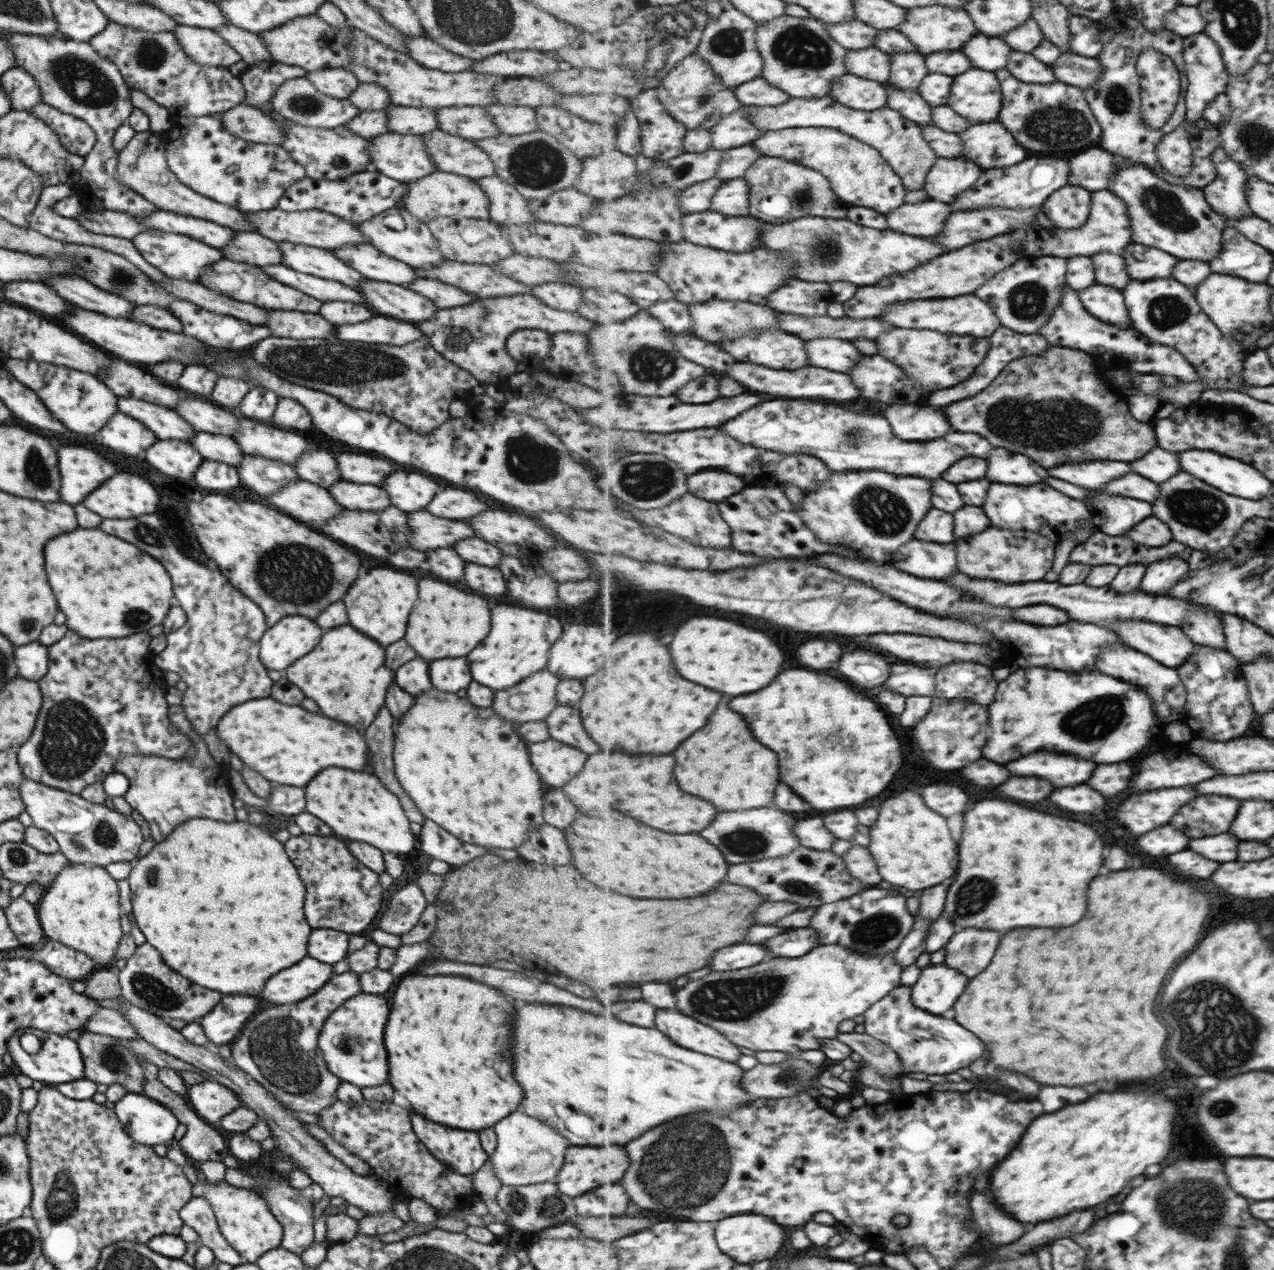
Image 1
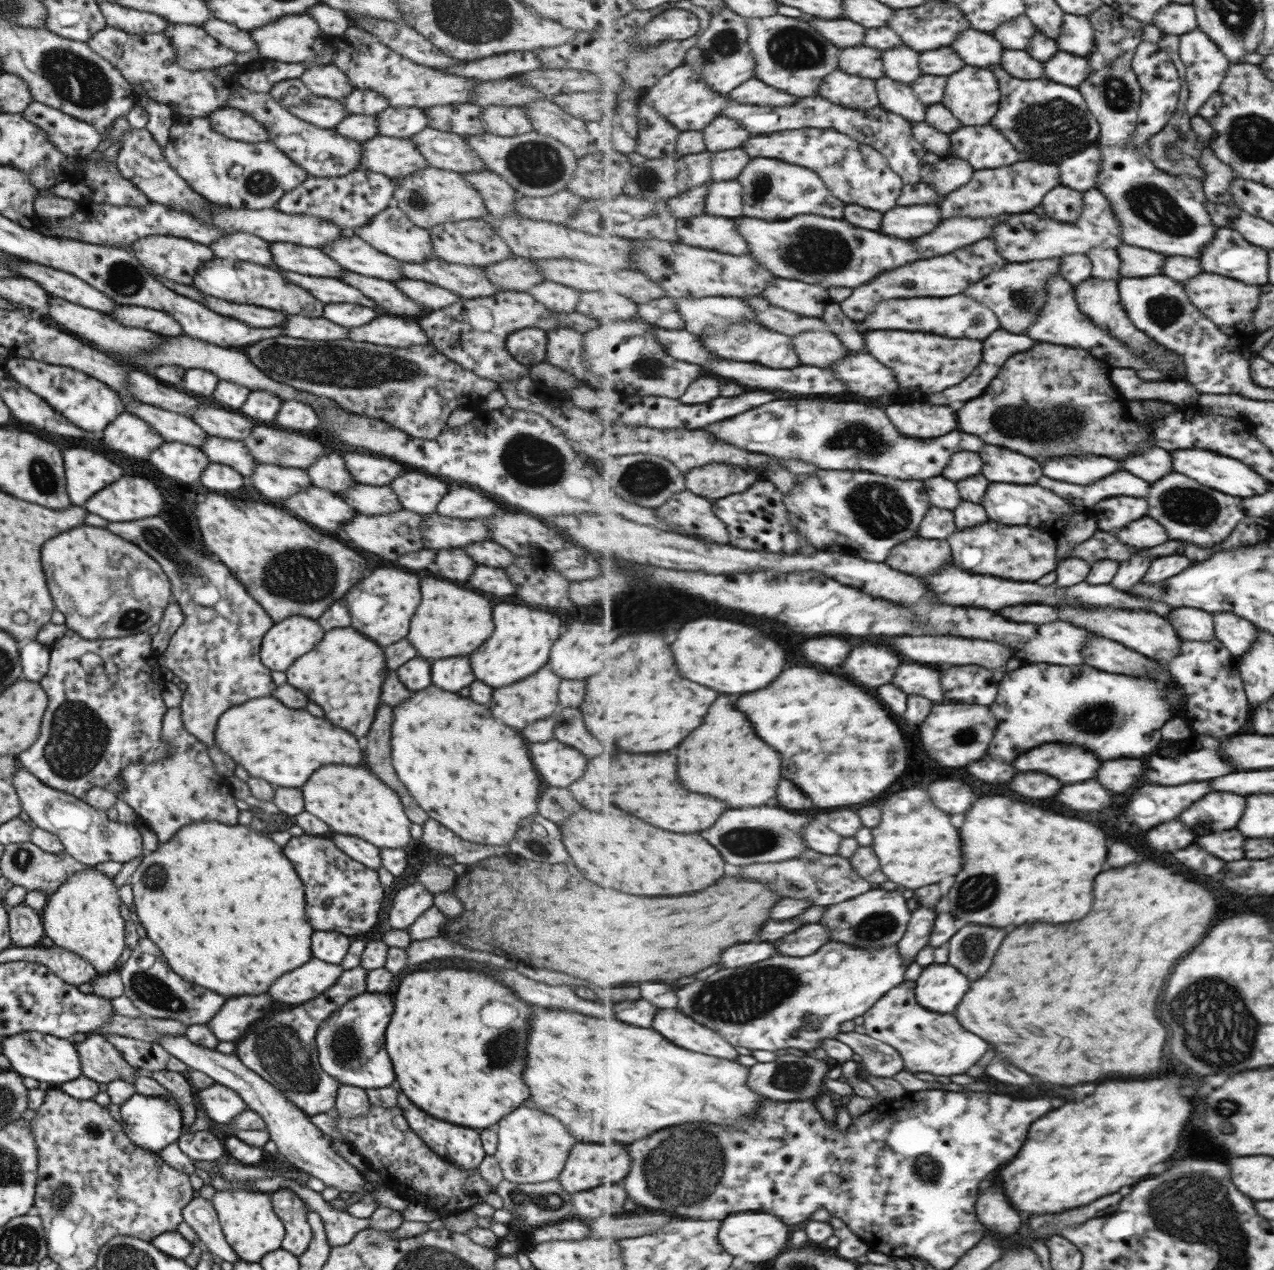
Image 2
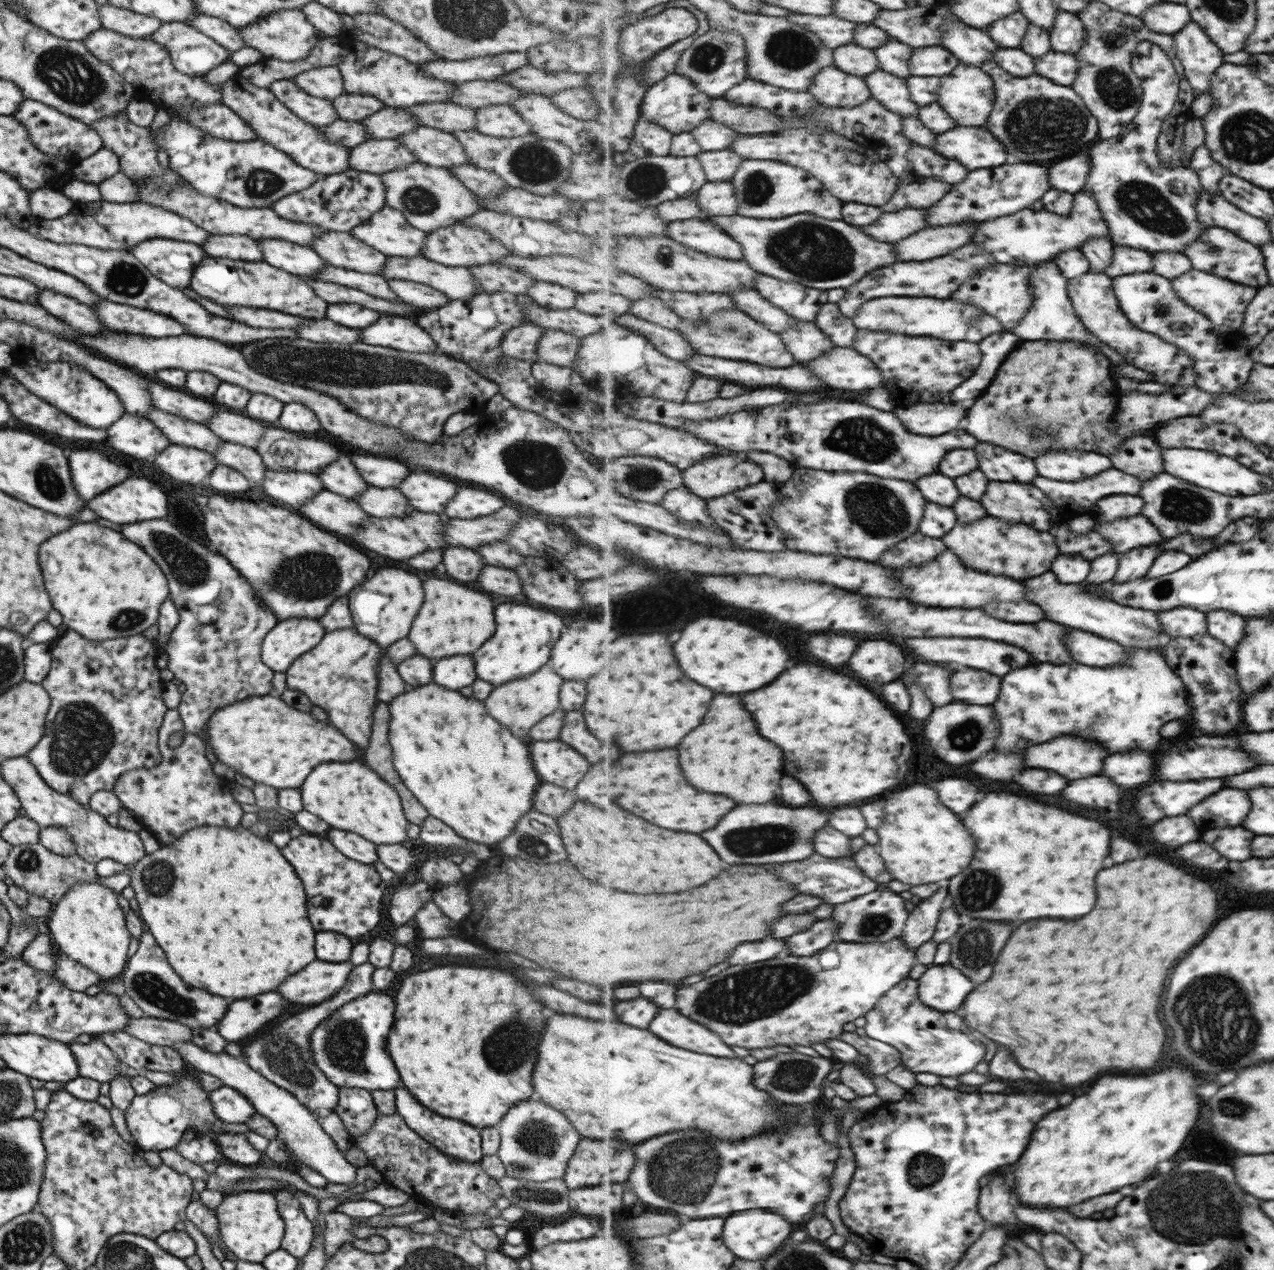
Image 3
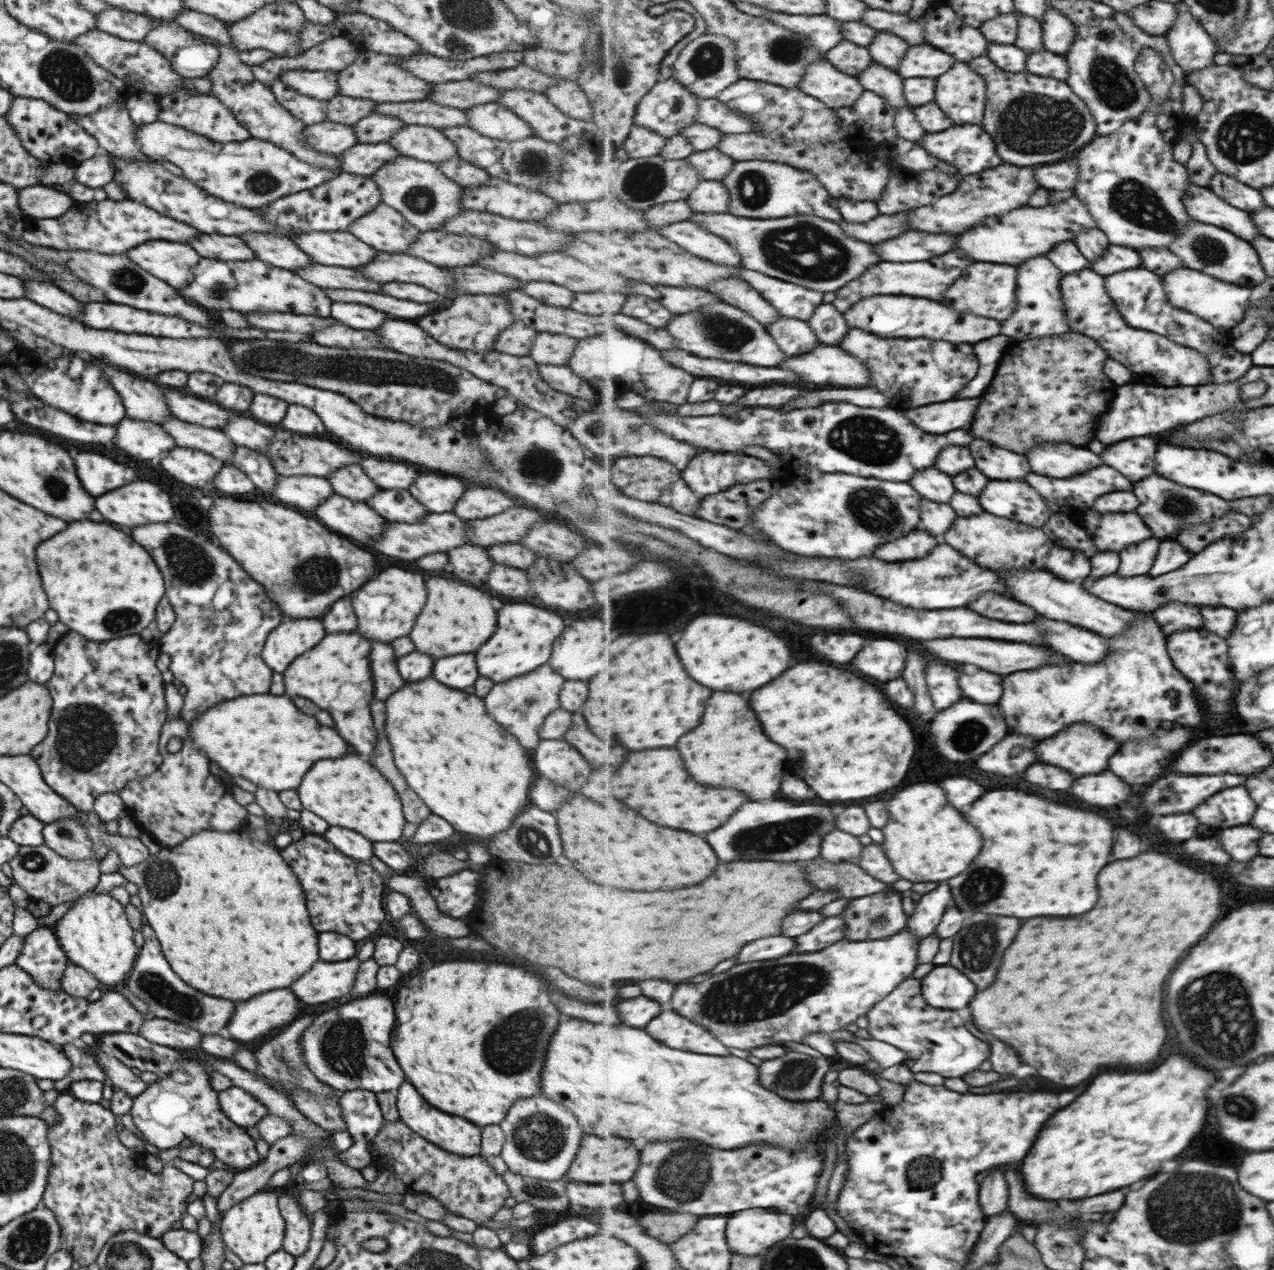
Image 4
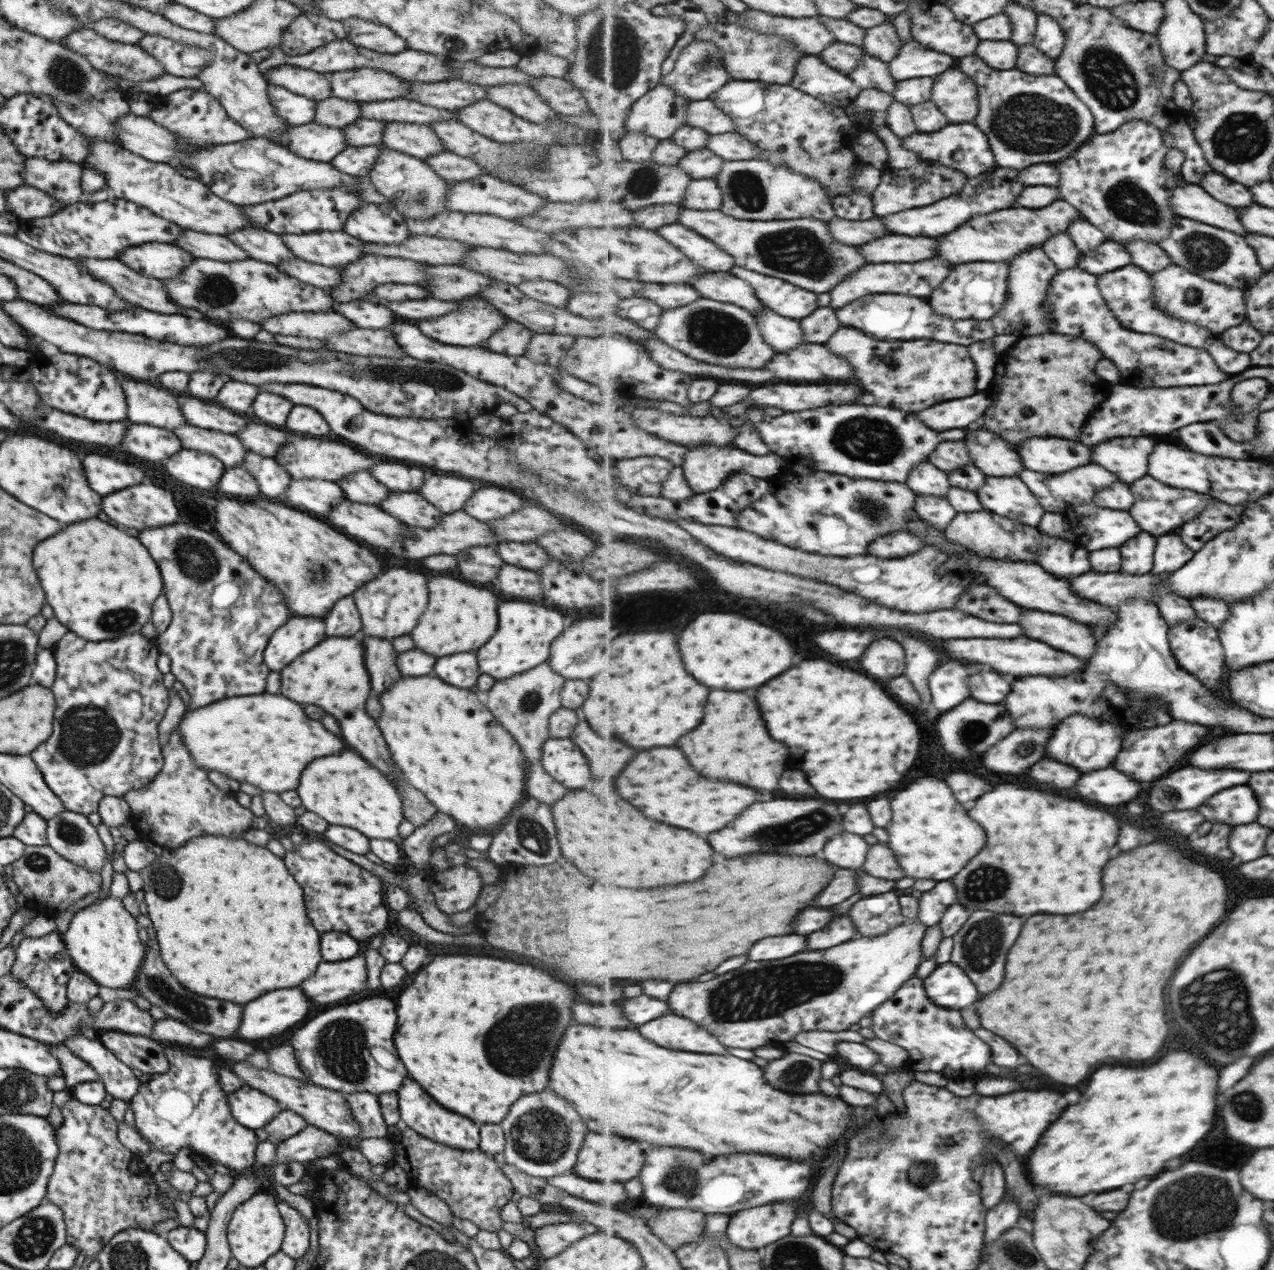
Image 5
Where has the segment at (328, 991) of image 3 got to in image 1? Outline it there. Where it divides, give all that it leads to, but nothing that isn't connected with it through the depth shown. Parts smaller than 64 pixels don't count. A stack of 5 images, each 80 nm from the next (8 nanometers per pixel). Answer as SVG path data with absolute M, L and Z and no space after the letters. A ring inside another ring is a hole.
M305 956L295 966L269 978L261 990L261 998L279 1005L299 1002L319 990L332 974L331 966Z

